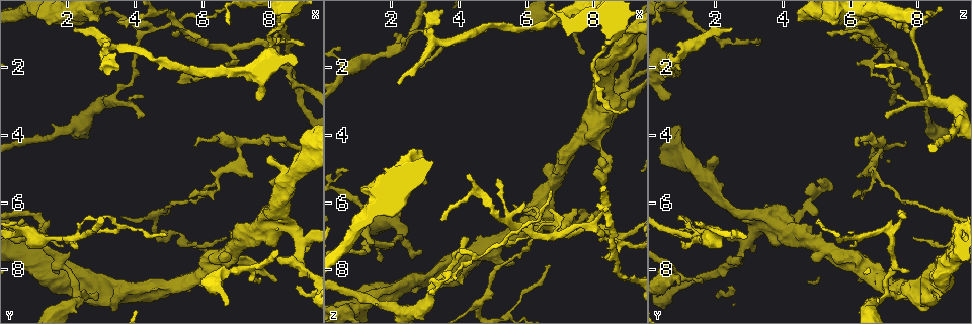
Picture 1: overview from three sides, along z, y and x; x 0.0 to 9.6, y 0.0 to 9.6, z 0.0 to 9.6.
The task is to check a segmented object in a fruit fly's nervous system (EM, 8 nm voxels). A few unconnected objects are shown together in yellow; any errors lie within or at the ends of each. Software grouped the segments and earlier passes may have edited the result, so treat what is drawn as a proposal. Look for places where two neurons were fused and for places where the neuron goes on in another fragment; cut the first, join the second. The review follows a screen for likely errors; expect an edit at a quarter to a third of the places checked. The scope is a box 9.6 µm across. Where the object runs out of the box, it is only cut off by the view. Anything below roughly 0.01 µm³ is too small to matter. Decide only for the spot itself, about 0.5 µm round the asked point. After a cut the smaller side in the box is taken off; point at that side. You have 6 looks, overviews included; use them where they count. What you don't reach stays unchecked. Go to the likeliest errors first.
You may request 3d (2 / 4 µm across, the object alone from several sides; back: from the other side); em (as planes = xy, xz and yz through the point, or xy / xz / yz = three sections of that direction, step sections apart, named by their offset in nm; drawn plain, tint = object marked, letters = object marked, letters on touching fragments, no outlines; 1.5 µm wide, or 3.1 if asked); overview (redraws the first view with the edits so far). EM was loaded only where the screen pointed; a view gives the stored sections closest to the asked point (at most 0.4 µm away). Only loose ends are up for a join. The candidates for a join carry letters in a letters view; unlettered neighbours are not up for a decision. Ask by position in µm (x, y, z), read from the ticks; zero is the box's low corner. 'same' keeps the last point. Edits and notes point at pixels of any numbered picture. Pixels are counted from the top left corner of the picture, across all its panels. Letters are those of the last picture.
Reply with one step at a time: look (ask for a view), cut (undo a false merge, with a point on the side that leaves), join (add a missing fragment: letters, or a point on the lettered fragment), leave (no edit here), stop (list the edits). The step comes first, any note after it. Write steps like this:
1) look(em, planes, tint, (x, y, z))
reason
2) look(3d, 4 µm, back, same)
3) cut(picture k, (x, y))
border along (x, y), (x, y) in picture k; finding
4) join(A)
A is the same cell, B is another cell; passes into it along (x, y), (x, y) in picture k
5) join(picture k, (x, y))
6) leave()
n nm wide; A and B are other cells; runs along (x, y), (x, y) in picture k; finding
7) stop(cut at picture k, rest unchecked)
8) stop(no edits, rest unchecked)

look(3d, 2 µm, (2.25, 0.90, 2.55))
tapers out

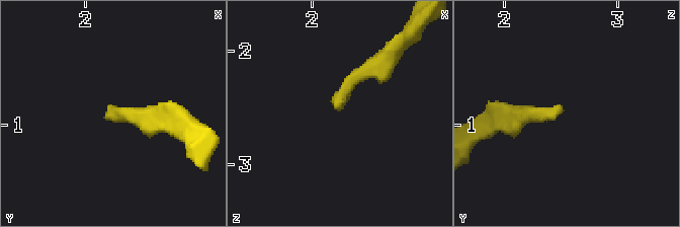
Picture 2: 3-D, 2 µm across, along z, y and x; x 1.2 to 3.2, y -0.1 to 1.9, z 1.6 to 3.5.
look(em, planes, letters, (2.22, 0.88, 2.54))
now the EM

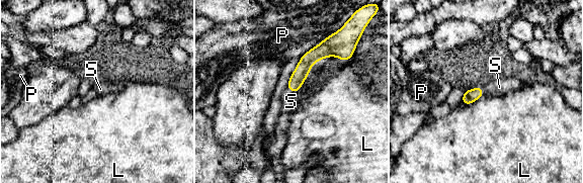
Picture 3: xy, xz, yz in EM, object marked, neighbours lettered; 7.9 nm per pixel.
join(S)
110 nm wide; S is the same cell, L and P are other cells; passes into it along (301, 73), (294, 91), (290, 101) in picture 3; it goes on there

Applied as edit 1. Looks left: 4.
look(3d, 2 µm, (7.25, 4.20, 6.95))
sharp bend

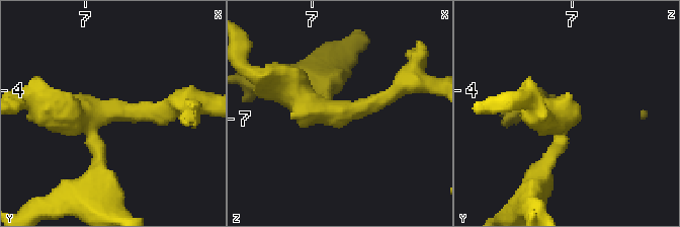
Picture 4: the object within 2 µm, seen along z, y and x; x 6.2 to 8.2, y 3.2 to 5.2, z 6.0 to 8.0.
look(em, xz, step 8, letters, (7.22, 4.20, 6.94))
3 arms; arms of 180, 240, 280 nm

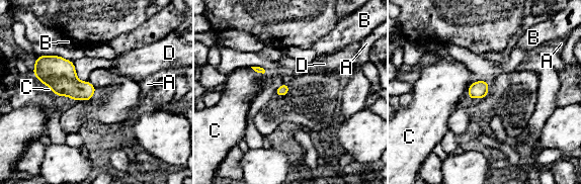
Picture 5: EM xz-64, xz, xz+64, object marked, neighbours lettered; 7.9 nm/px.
look(em, planes, letters, same)
another direction

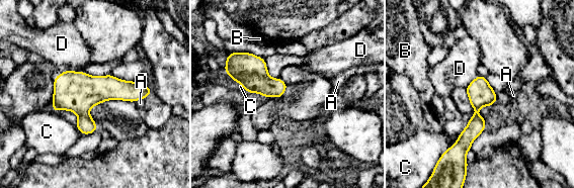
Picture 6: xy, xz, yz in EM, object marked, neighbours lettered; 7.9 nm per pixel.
leave()
A, B, C and D are other cells; continuous, no second neuron

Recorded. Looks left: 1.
stop(join at picture 3, rest unchecked)

